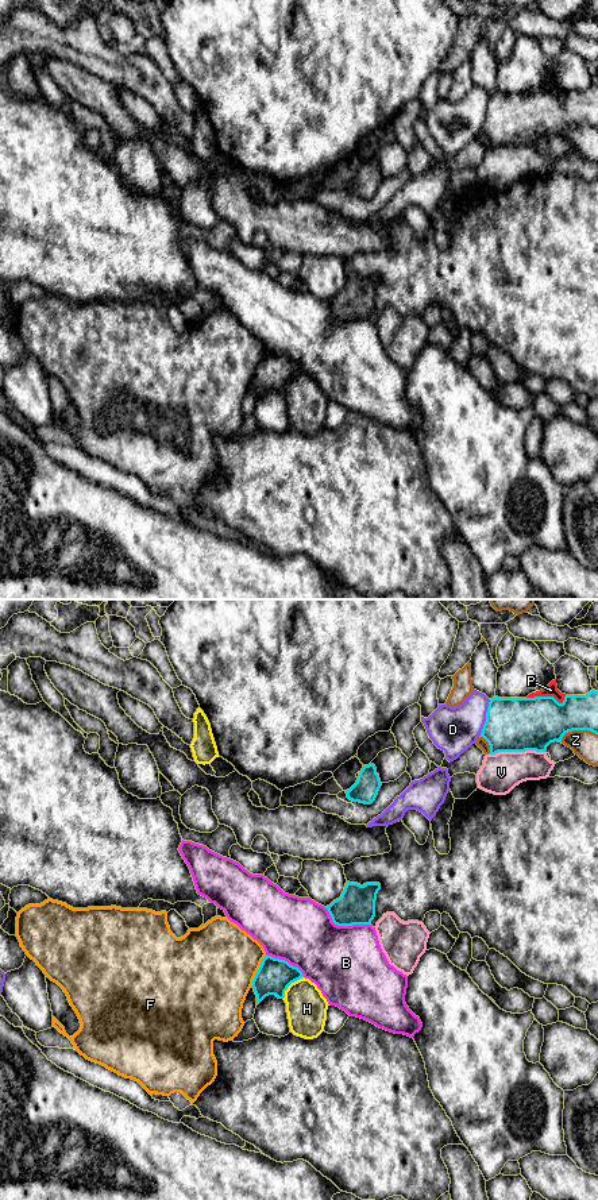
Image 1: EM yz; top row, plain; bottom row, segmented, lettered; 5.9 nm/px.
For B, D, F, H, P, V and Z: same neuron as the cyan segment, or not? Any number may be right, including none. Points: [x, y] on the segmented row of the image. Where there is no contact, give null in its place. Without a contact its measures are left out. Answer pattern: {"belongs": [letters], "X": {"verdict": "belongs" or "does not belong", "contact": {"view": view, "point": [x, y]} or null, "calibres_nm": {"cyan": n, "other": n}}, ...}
{"belongs": [], "B": {"verdict": "does not belong", "contact": {"view": "yz", "point": [344, 925]}, "calibres_nm": {"cyan": 220, "other": 440}}, "D": {"verdict": "does not belong", "contact": {"view": "yz", "point": [486, 718]}, "calibres_nm": {"cyan": 320, "other": 280}}, "F": {"verdict": "does not belong", "contact": {"view": "yz", "point": [255, 975]}, "calibres_nm": {"cyan": 200, "other": 480}}, "H": {"verdict": "does not belong", "contact": {"view": "yz", "point": [289, 984]}, "calibres_nm": {"cyan": 200, "other": 240}}, "P": {"verdict": "does not belong", "contact": {"view": "yz", "point": [547, 697]}, "calibres_nm": {"cyan": 320, "other": 80}}, "V": {"verdict": "does not belong", "contact": {"view": "yz", "point": [516, 751]}, "calibres_nm": {"cyan": 320, "other": 240}}, "Z": {"verdict": "does not belong", "contact": {"view": "yz", "point": [577, 729]}, "calibres_nm": {"cyan": 300, "other": 160}}}

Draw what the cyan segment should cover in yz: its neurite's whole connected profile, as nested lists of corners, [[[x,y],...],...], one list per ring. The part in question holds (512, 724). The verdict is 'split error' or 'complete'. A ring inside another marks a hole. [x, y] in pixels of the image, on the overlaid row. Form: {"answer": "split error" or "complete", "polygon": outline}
{"answer": "complete", "polygon": [[[598,691],[586,695],[566,695],[559,703],[553,697],[493,698],[489,702],[486,722],[479,737],[490,745],[490,753],[498,752],[545,752],[551,742],[562,742],[566,733],[590,730],[598,734]]]}

